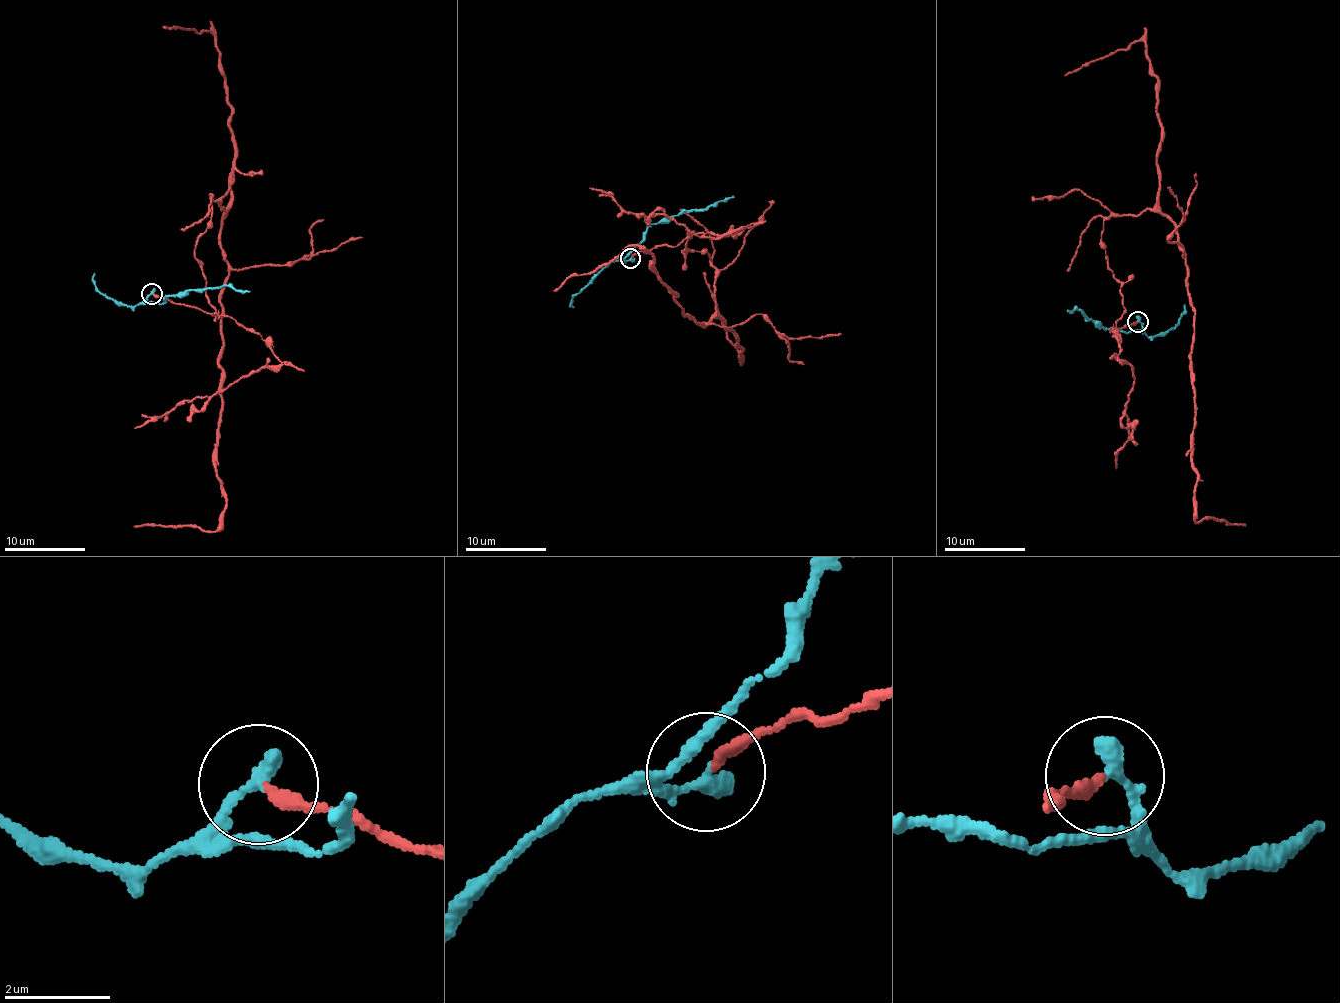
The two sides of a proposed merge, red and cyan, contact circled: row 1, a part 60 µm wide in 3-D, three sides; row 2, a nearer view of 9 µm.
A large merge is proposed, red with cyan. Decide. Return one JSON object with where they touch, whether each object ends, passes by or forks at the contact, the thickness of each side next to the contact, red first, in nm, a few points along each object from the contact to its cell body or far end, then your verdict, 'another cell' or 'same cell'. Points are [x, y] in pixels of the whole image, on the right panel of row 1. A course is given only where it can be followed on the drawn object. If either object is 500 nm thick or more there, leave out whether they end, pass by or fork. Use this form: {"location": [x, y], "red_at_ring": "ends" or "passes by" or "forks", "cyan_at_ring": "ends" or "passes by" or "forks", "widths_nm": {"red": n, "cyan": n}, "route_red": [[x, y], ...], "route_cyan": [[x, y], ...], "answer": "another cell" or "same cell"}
{"location": [1137, 321], "red_at_ring": "ends", "cyan_at_ring": "ends", "widths_nm": {"red": 200, "cyan": 320}, "route_red": [[1138, 321], [1116, 326], [1125, 309], [1104, 221], [1157, 208], [1175, 226], [1195, 312], [1194, 520], [1245, 525]], "route_cyan": [[1138, 321], [1143, 328], [1126, 332], [1103, 328], [1083, 310], [1075, 307], [1067, 310]], "answer": "another cell"}

